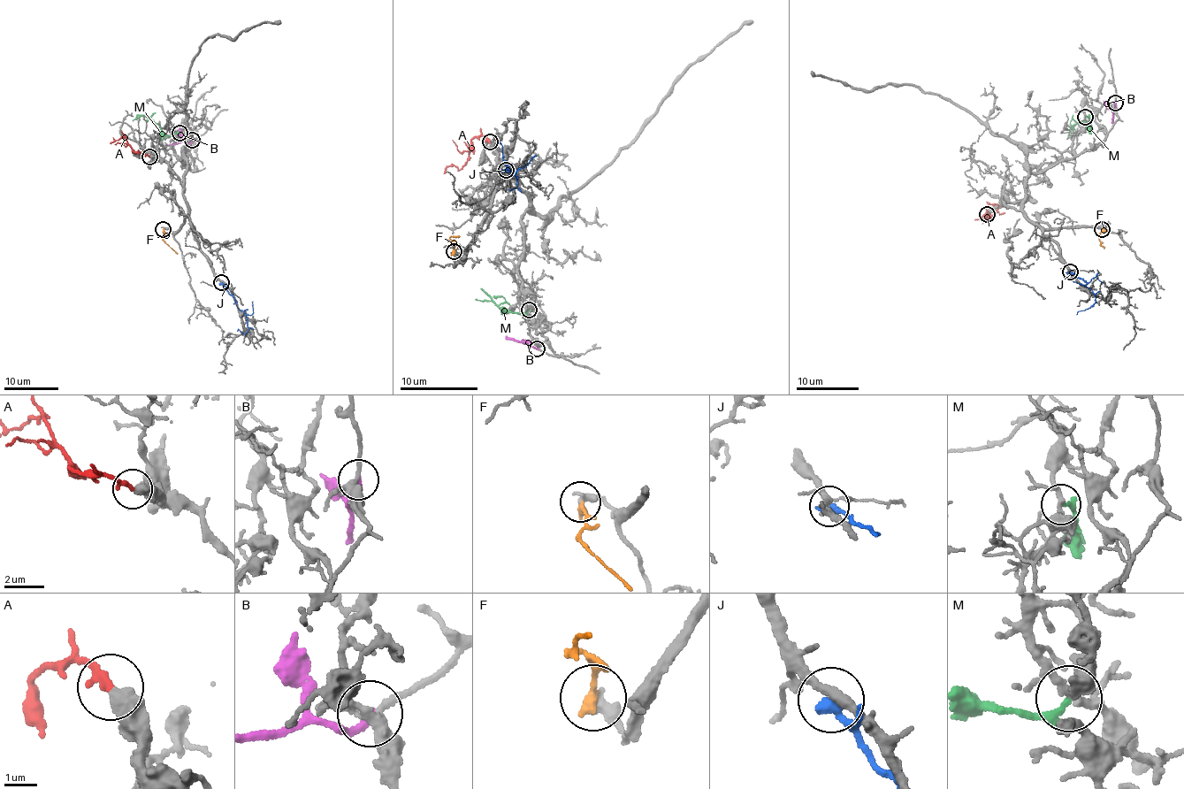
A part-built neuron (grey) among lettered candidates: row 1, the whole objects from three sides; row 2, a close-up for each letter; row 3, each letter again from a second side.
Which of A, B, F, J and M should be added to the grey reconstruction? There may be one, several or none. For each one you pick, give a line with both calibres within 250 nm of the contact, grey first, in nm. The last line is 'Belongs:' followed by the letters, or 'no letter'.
A: 480/260 nm
Belongs: A

